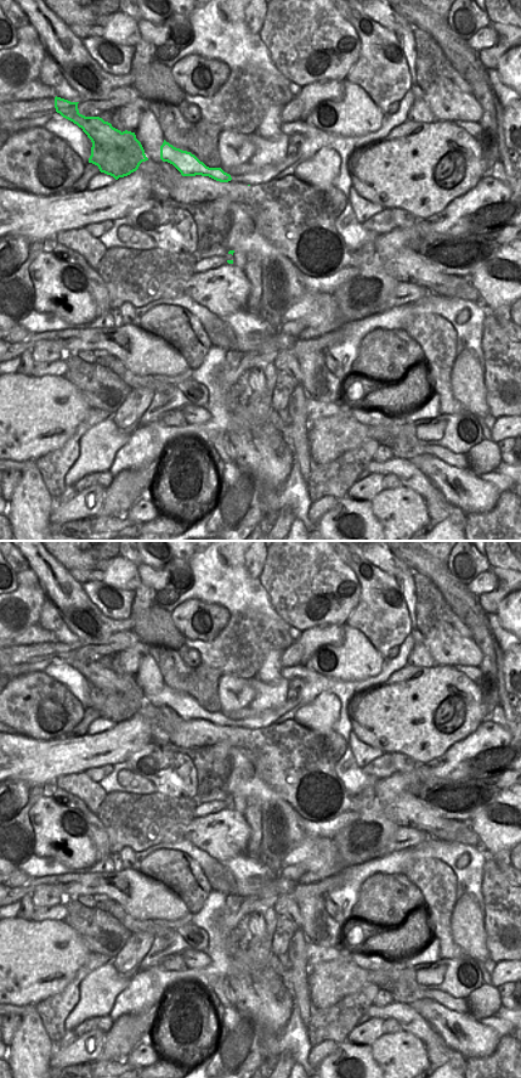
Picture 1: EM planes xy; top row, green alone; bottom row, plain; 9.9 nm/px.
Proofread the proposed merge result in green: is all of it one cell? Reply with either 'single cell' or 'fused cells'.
fused cells

